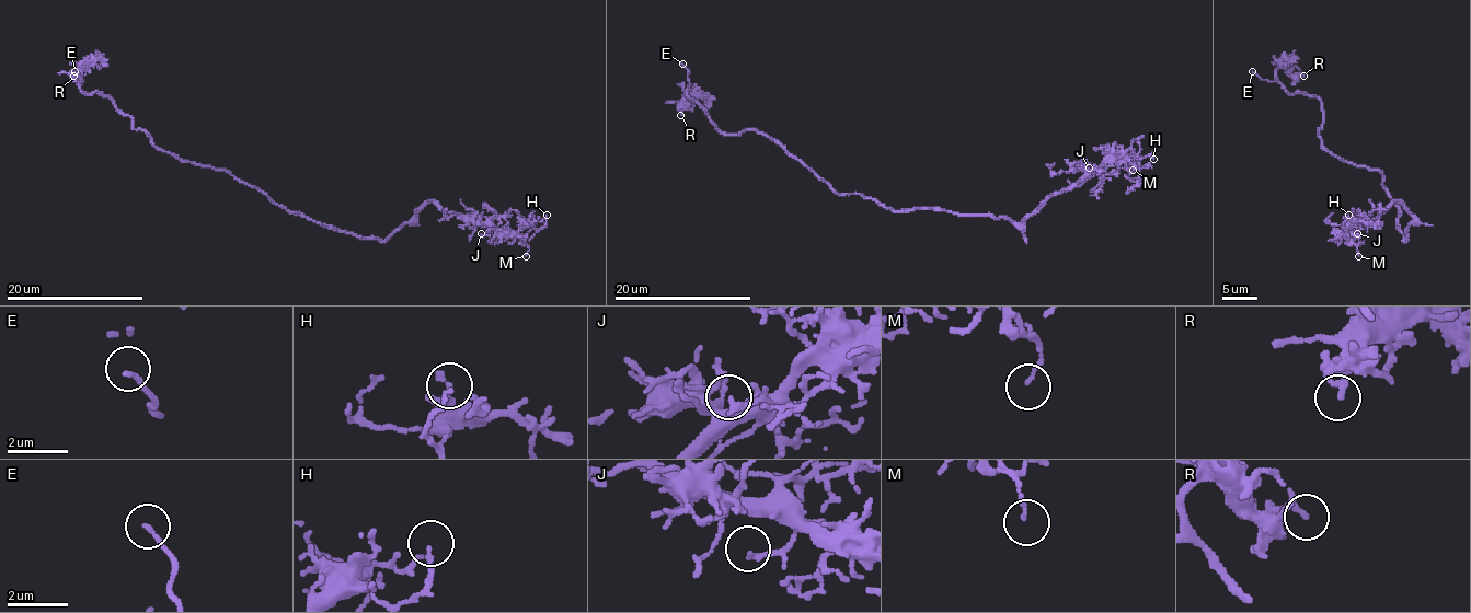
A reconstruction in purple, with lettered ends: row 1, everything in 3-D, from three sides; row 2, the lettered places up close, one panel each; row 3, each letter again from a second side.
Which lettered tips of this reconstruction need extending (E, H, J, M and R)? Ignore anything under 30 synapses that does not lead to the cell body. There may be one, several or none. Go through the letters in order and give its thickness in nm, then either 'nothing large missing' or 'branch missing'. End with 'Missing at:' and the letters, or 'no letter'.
E: 130 nm | nothing large missing
H: 110 nm | nothing large missing
J: 180 nm | nothing large missing
M: 110 nm | nothing large missing
R: 190 nm | nothing large missing
Missing at: no letter

